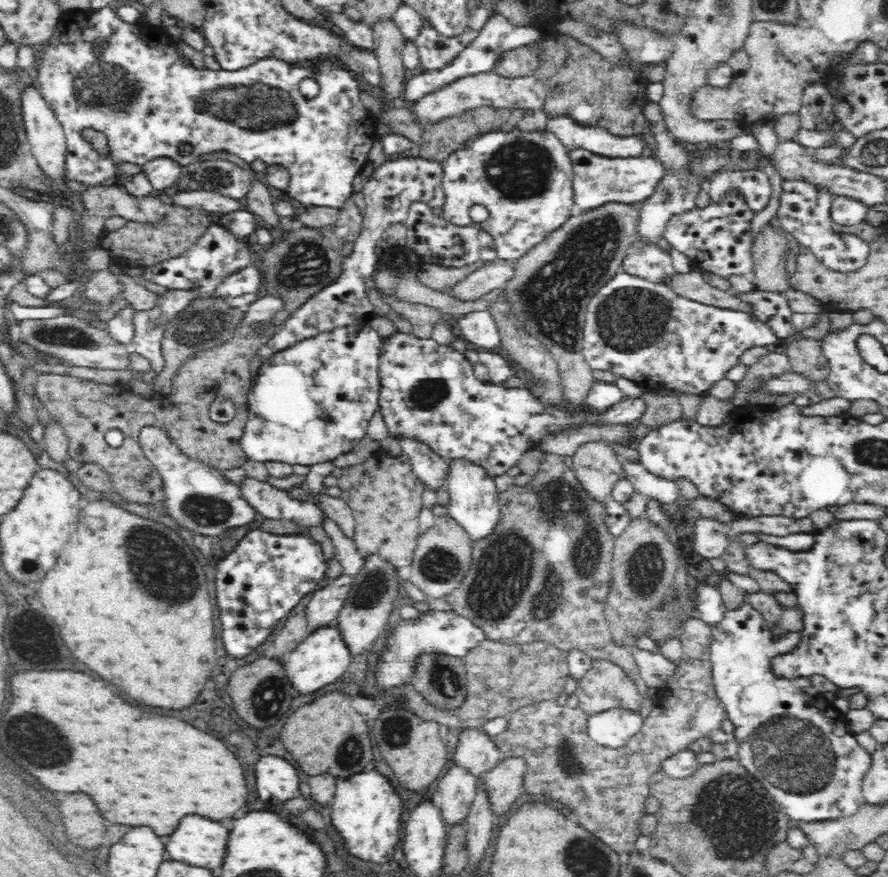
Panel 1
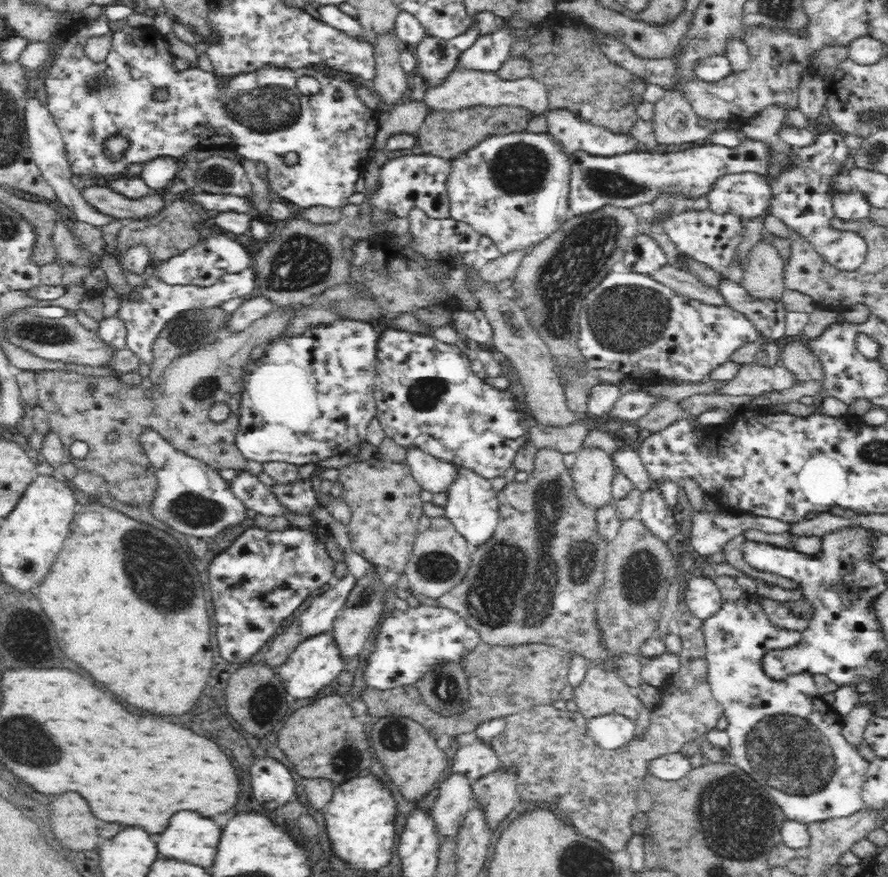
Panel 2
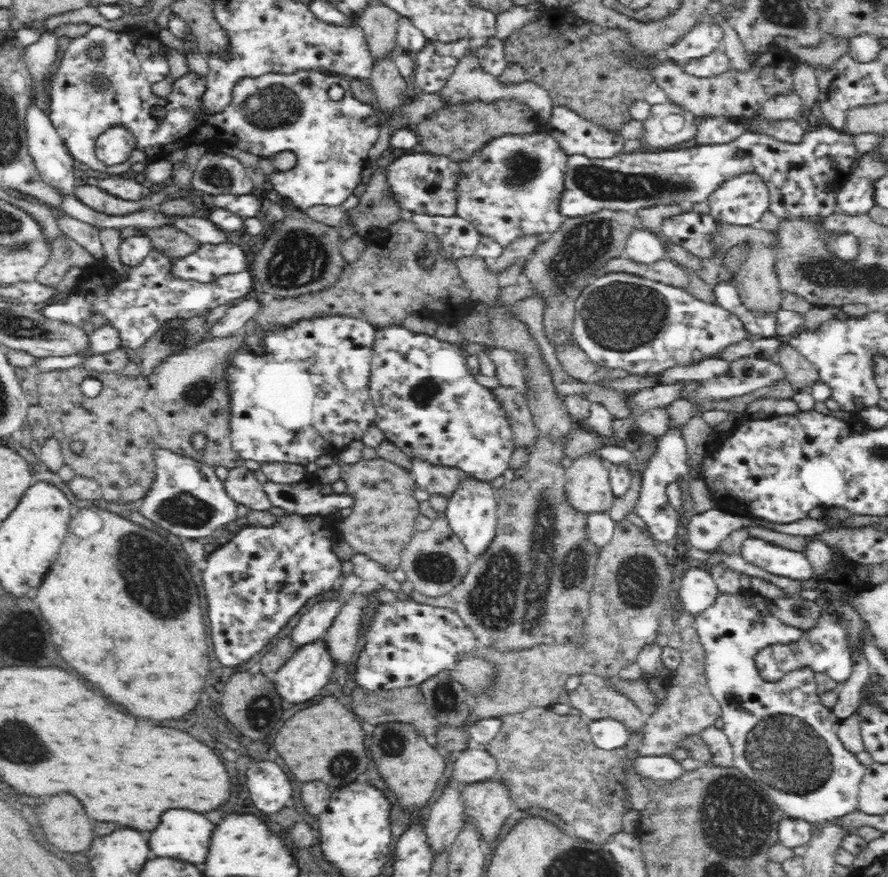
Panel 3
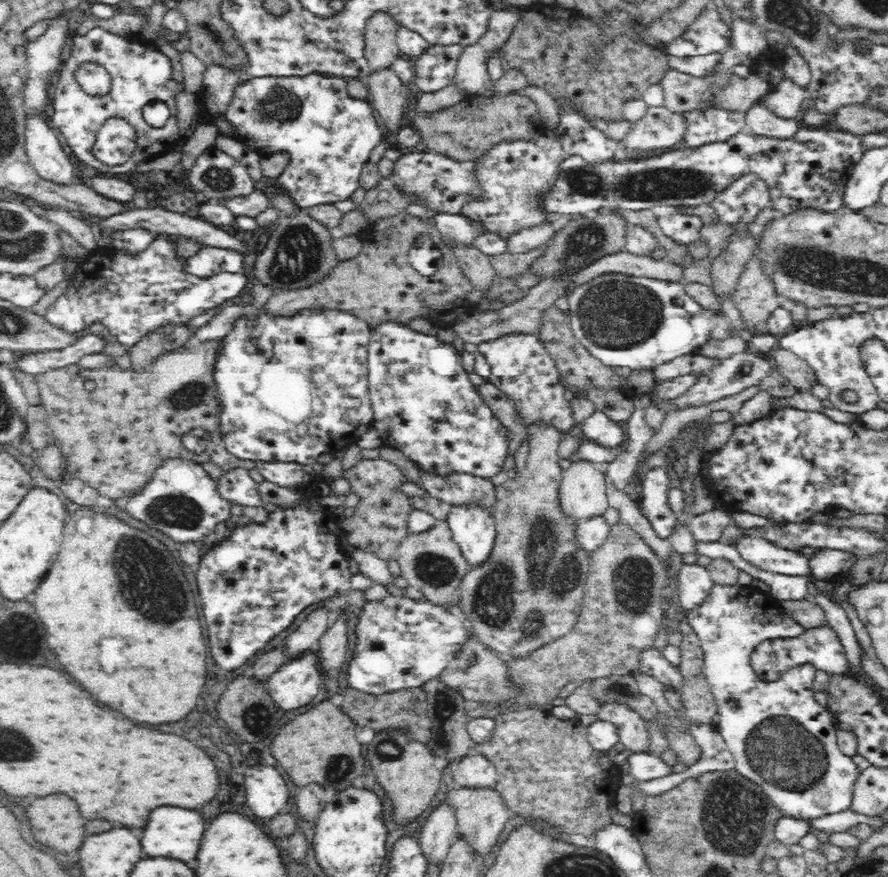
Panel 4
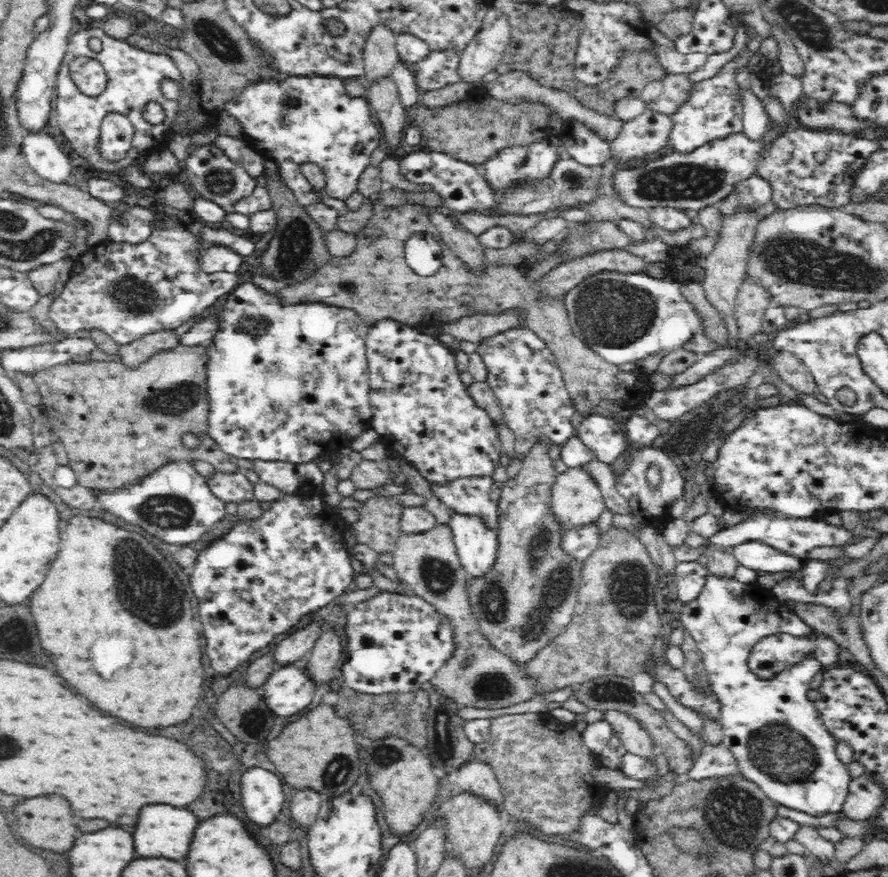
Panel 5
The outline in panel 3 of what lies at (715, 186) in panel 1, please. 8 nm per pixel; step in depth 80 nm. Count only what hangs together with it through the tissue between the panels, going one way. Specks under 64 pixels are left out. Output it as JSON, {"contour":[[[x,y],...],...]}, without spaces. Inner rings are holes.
{"contour":[[[754,172],[720,184],[707,198],[709,213],[728,224],[753,225],[769,210],[769,190]]]}

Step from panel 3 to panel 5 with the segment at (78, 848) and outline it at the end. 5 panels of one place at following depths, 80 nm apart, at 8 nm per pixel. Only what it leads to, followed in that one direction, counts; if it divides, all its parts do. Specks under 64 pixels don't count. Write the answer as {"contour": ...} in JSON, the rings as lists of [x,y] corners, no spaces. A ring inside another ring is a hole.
{"contour":[[[58,794],[30,798],[24,804],[18,804],[16,816],[18,816],[18,832],[22,834],[22,838],[46,850],[54,848],[54,852],[68,852],[74,848],[74,842],[80,836],[72,804],[64,796],[58,796]]]}

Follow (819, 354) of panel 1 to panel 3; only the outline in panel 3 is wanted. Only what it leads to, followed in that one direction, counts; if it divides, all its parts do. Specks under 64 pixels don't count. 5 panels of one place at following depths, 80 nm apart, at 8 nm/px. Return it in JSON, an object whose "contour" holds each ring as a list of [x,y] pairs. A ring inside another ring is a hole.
{"contour":[[[790,344],[781,347],[775,361],[784,367],[786,378],[796,390],[808,390],[816,381],[820,381],[818,367]]]}

